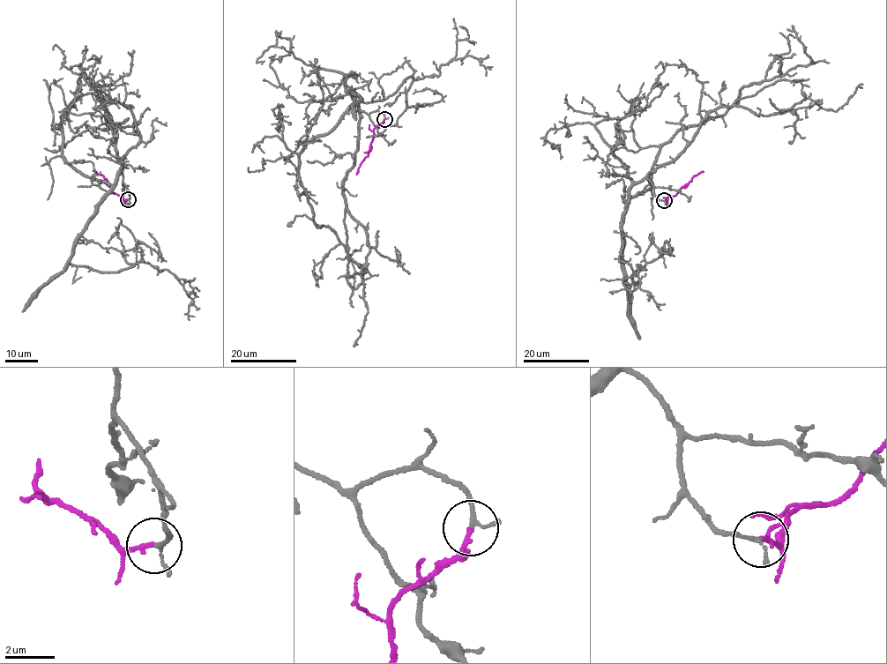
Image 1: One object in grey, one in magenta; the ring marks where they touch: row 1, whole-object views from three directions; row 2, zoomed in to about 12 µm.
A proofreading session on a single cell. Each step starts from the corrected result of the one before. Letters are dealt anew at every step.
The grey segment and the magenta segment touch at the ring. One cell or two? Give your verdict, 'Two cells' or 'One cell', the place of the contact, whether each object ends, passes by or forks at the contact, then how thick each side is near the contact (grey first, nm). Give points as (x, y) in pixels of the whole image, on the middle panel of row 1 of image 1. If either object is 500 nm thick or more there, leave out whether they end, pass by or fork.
One cell. Place: (384, 119). At the ring grey passes by. At the ring magenta ends. Thickness 140 nm (grey) against 180 nm

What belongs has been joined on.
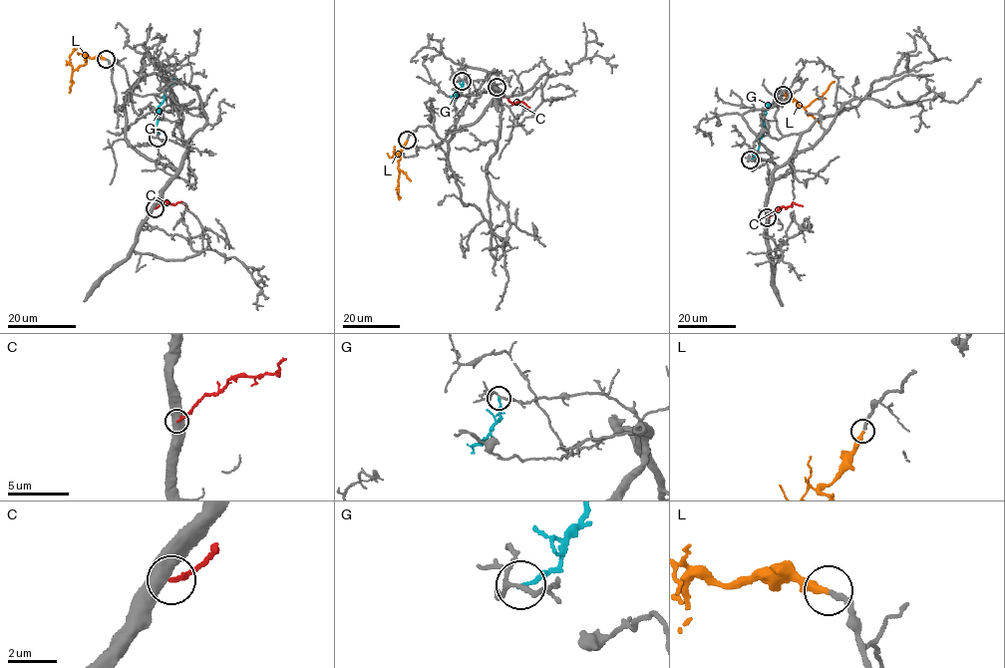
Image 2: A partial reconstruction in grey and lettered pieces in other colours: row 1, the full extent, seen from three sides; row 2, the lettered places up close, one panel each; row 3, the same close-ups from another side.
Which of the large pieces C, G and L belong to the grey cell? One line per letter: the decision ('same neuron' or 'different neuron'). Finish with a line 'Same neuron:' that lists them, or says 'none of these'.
C: different neuron
G: different neuron
L: same neuron
Same neuron: L

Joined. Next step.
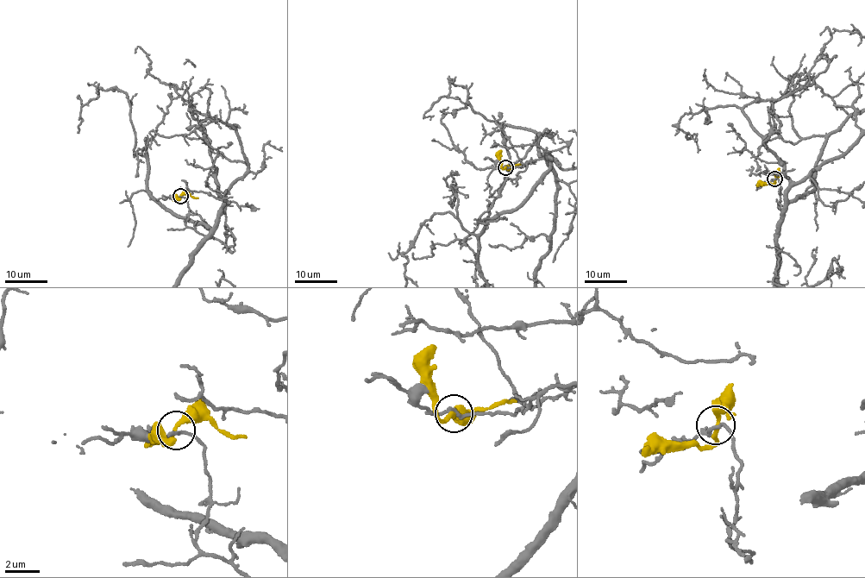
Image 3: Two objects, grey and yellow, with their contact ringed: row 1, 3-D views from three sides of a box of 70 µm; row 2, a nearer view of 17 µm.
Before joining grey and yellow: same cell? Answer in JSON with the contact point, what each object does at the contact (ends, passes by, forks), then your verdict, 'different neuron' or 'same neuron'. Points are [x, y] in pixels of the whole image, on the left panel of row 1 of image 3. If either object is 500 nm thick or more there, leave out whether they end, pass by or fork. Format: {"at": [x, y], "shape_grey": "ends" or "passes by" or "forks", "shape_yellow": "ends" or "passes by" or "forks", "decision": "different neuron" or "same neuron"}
{"at": [180, 196], "shape_grey": "passes by", "shape_yellow": "passes by", "decision": "different neuron"}

